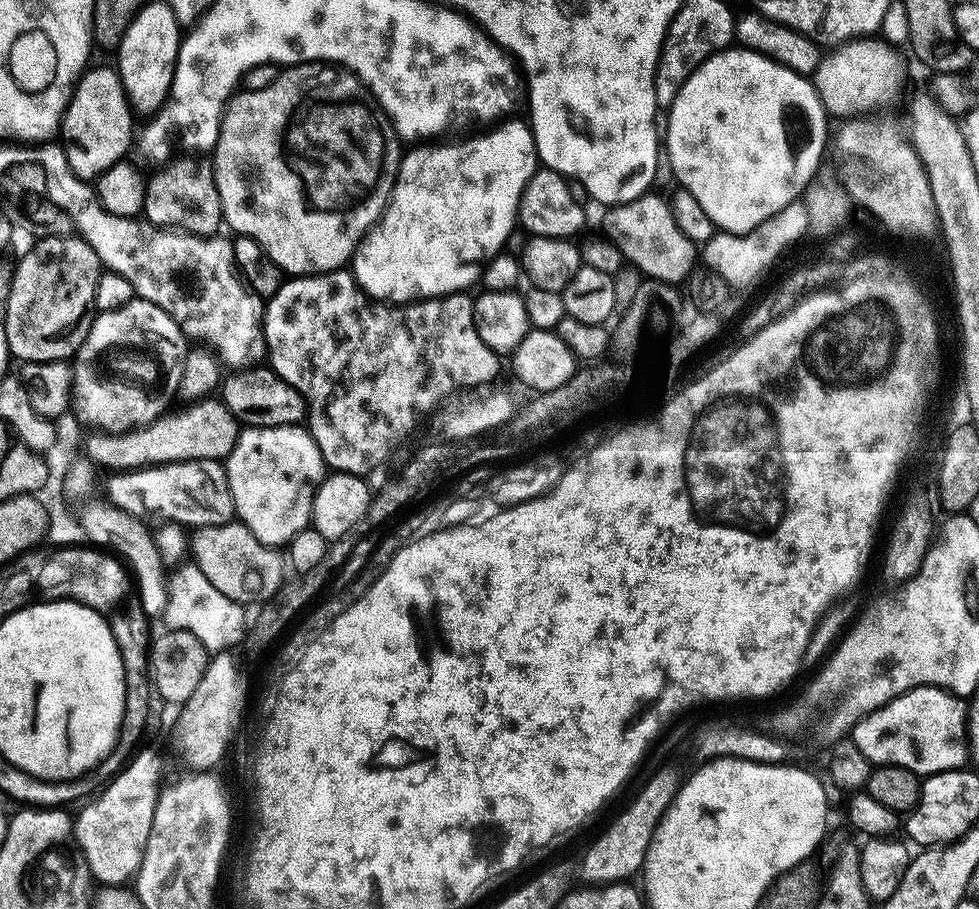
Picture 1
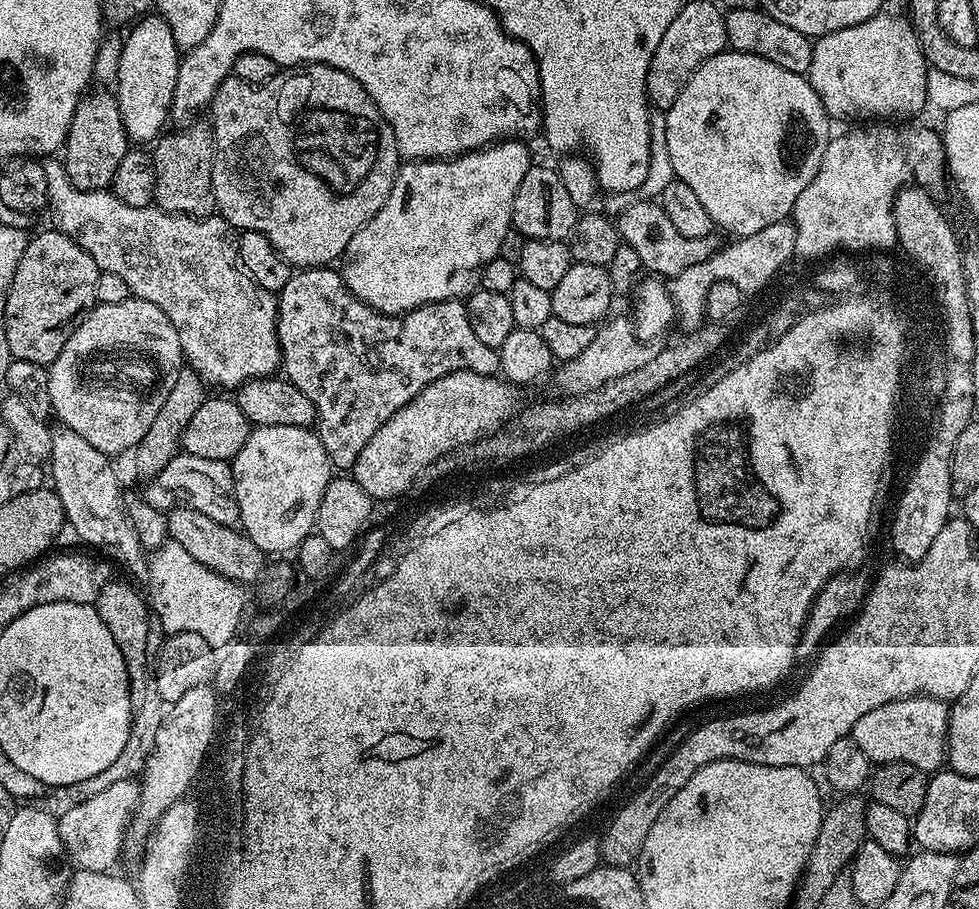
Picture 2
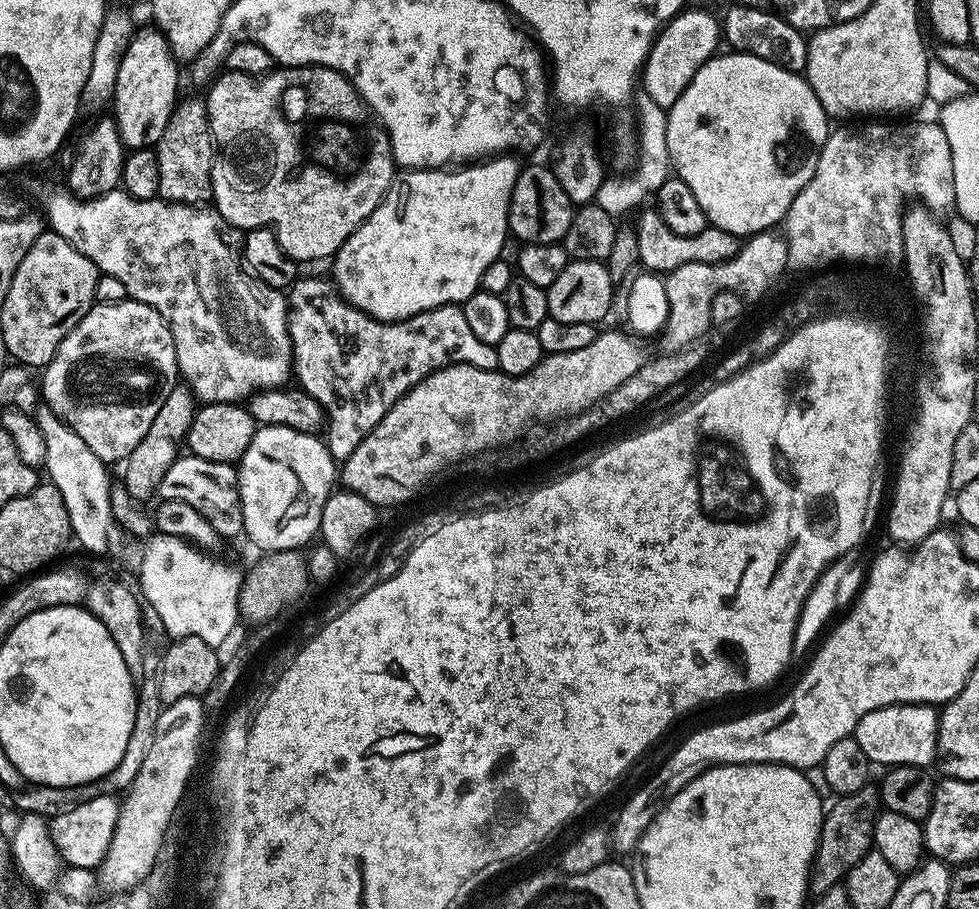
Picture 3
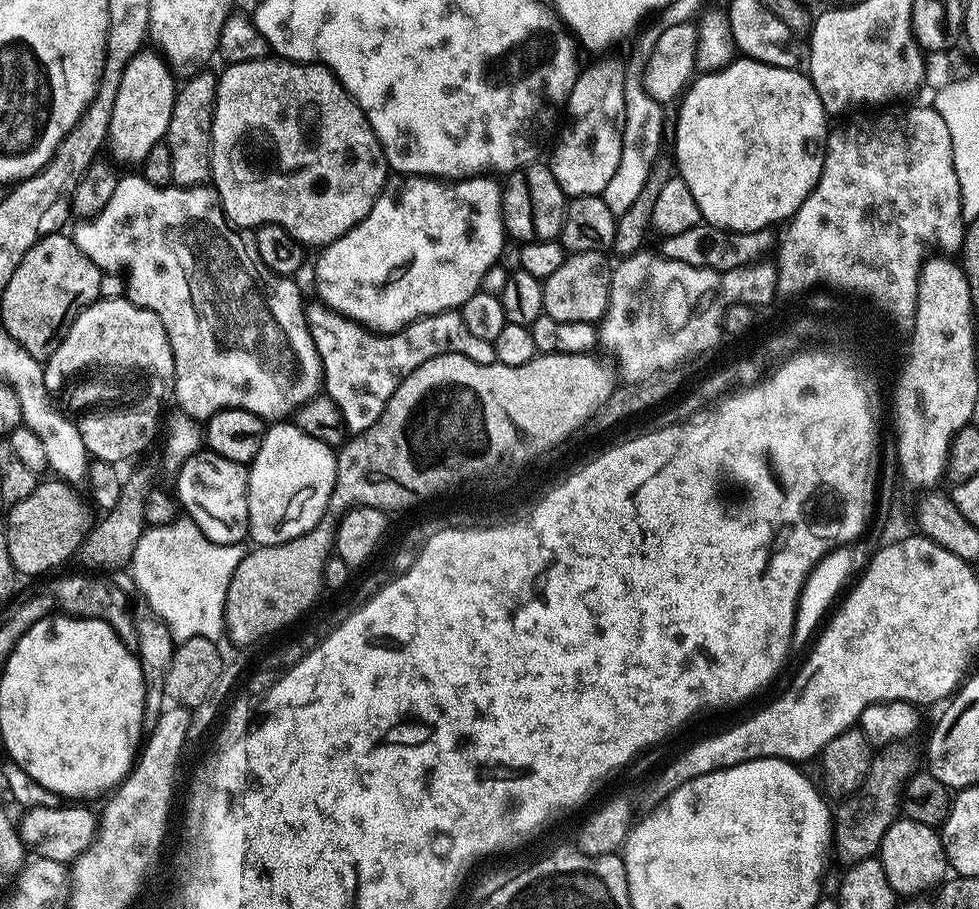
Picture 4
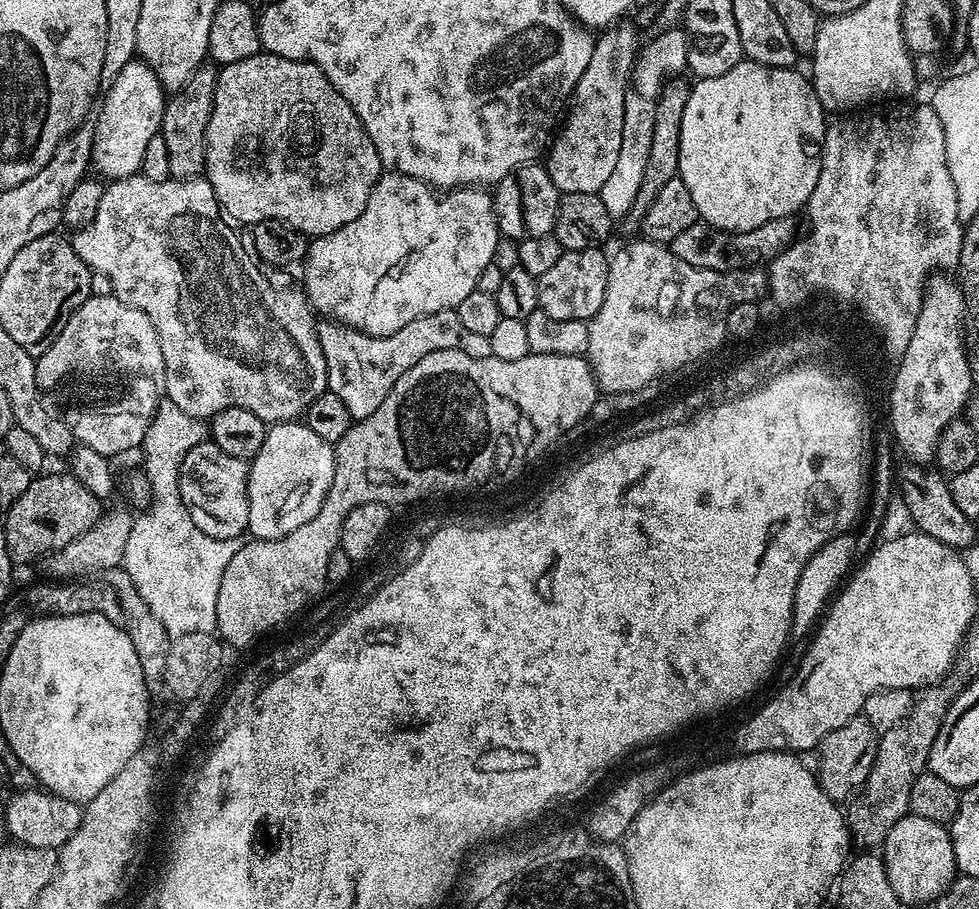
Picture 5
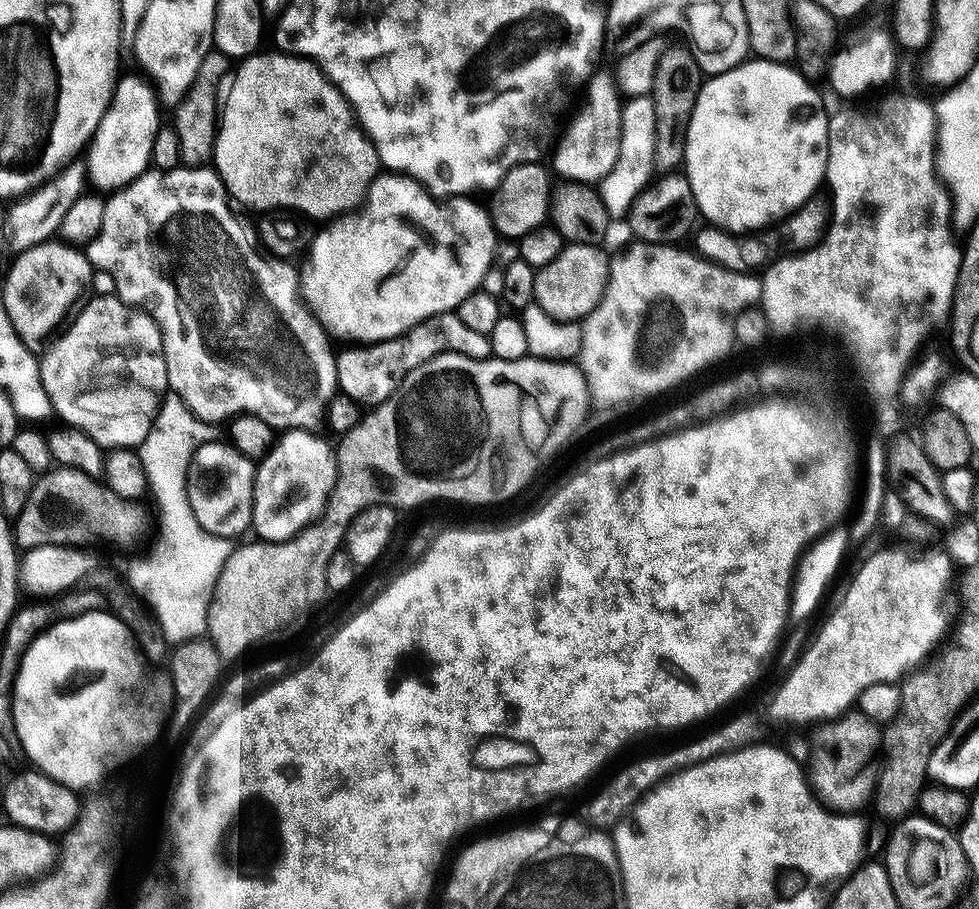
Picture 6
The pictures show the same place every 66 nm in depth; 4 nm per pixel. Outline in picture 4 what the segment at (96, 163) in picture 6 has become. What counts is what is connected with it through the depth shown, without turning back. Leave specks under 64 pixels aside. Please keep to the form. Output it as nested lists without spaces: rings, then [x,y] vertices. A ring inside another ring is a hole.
[[[150,50],[136,53],[136,57],[128,63],[122,74],[118,98],[114,98],[114,110],[108,123],[106,148],[107,151],[112,151],[112,156],[118,163],[143,165],[151,148],[167,137],[170,110],[174,106],[177,91],[177,81],[159,53]]]

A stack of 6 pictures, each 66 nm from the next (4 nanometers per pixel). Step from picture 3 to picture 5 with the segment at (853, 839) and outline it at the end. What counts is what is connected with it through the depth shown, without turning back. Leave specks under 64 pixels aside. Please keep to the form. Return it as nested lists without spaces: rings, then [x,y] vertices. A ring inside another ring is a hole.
[[[928,692],[912,708],[912,713],[907,713],[906,719],[895,728],[883,729],[876,746],[876,761],[868,775],[868,783],[864,785],[862,794],[857,795],[851,801],[852,809],[847,809],[846,822],[850,827],[854,840],[861,844],[861,849],[872,850],[875,846],[883,845],[886,834],[890,829],[910,812],[910,794],[914,790],[916,779],[928,767],[928,759],[932,753],[934,742],[942,735],[946,719],[944,715],[948,712],[948,696],[944,692]]]

